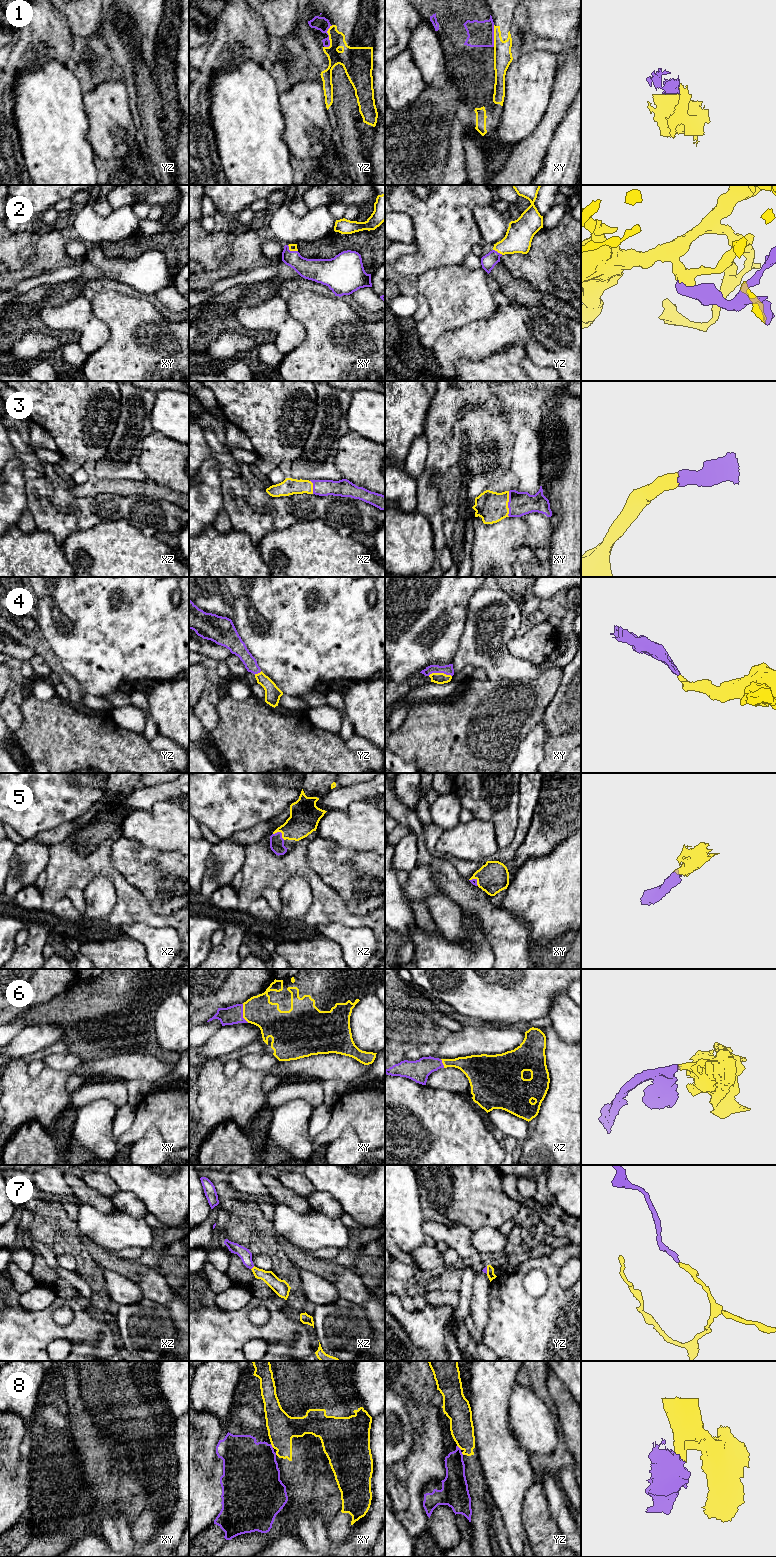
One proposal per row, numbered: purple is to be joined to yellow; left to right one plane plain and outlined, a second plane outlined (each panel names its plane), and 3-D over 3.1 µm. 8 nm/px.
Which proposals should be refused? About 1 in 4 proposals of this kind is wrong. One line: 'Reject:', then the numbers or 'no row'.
Reject: 1, 8

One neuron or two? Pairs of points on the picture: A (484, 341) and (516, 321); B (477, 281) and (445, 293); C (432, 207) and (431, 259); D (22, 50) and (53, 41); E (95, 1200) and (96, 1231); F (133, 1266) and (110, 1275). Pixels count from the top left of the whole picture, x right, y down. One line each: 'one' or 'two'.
A: one
B: one
C: one
D: one
E: two
F: two

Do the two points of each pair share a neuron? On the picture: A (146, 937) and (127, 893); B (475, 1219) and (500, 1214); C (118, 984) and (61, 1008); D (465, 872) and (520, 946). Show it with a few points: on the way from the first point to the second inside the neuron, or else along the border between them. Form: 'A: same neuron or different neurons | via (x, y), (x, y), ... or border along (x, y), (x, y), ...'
A: different neurons | border along (120, 925), (124, 923), (146, 923), (163, 927)
B: same neuron | via (481, 1213), (494, 1213)
C: same neuron | via (104, 998), (94, 1008), (75, 1008)
D: different neurons | border along (451, 862), (456, 871), (468, 879)

